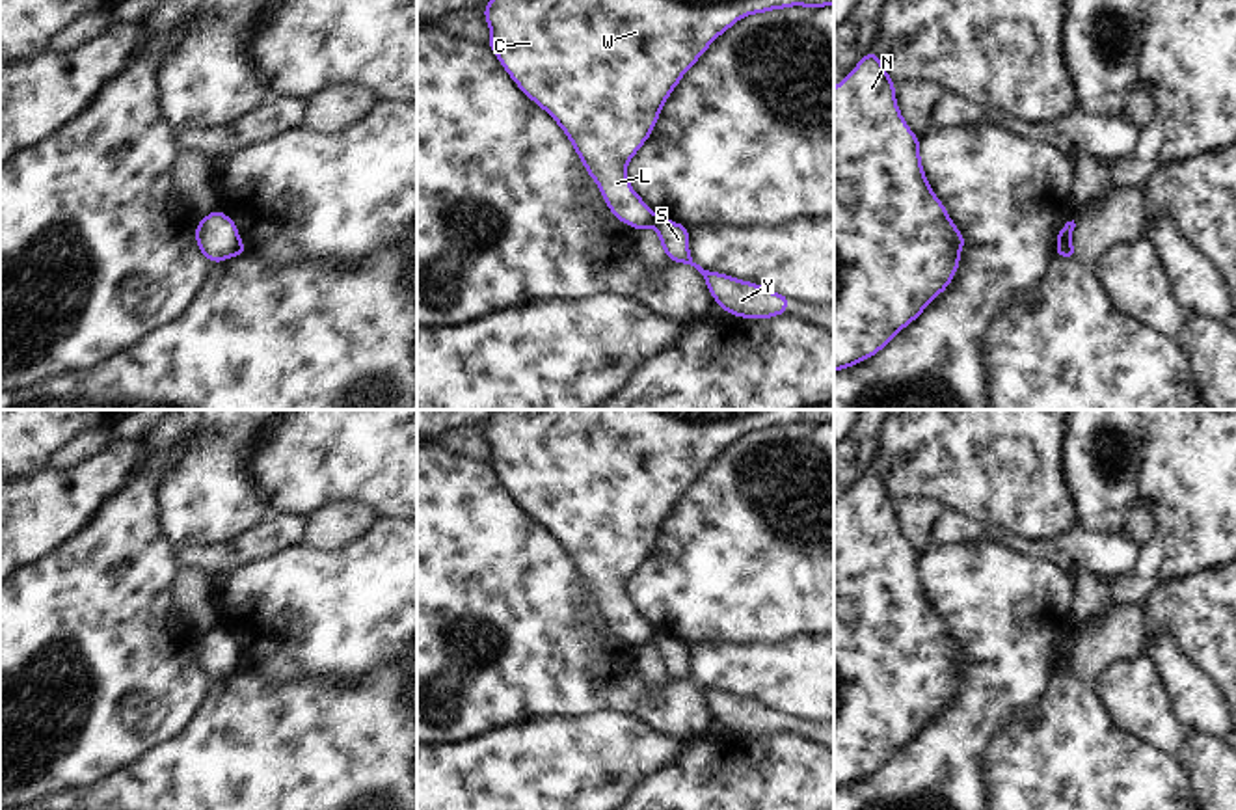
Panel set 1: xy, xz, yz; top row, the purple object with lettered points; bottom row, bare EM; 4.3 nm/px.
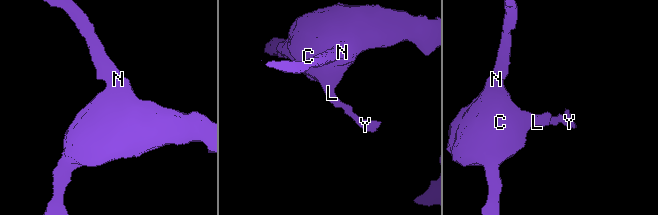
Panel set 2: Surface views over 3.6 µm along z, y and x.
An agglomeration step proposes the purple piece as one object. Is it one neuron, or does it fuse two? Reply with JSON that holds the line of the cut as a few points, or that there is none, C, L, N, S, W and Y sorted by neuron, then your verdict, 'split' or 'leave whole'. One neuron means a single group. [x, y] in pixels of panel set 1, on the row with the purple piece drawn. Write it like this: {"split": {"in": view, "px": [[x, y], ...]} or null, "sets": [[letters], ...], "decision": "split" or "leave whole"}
{"split": {"in": "yz", "px": [[1069, 237], [1058, 244]]}, "sets": [["C", "L", "N", "W"], ["S", "Y"]], "decision": "split"}

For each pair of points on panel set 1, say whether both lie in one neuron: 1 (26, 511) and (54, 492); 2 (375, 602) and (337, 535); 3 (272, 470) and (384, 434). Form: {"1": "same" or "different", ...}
{"1": "same", "2": "different", "3": "same"}

